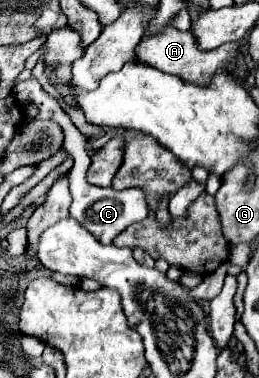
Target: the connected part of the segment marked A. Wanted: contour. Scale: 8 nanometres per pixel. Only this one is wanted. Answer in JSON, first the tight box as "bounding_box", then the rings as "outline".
{"bounding_box":[136,27,240,85],"outline":[[[168,27],[164,31],[160,31],[158,35],[152,35],[144,41],[140,41],[136,47],[136,57],[140,61],[144,61],[146,65],[152,65],[164,73],[172,73],[172,75],[180,77],[186,83],[208,85],[218,71],[230,71],[232,69],[232,65],[236,63],[238,49],[240,49],[238,43],[224,43],[212,51],[202,51],[202,49],[198,49],[196,39],[190,31],[178,31],[174,27]]]}

